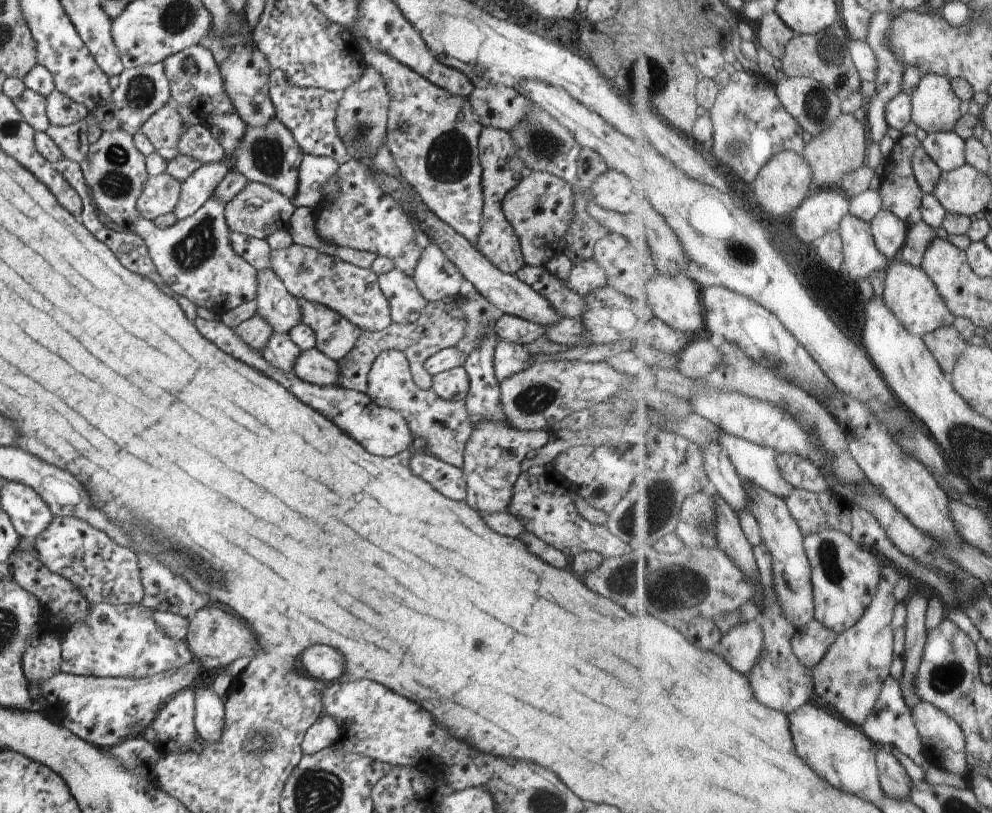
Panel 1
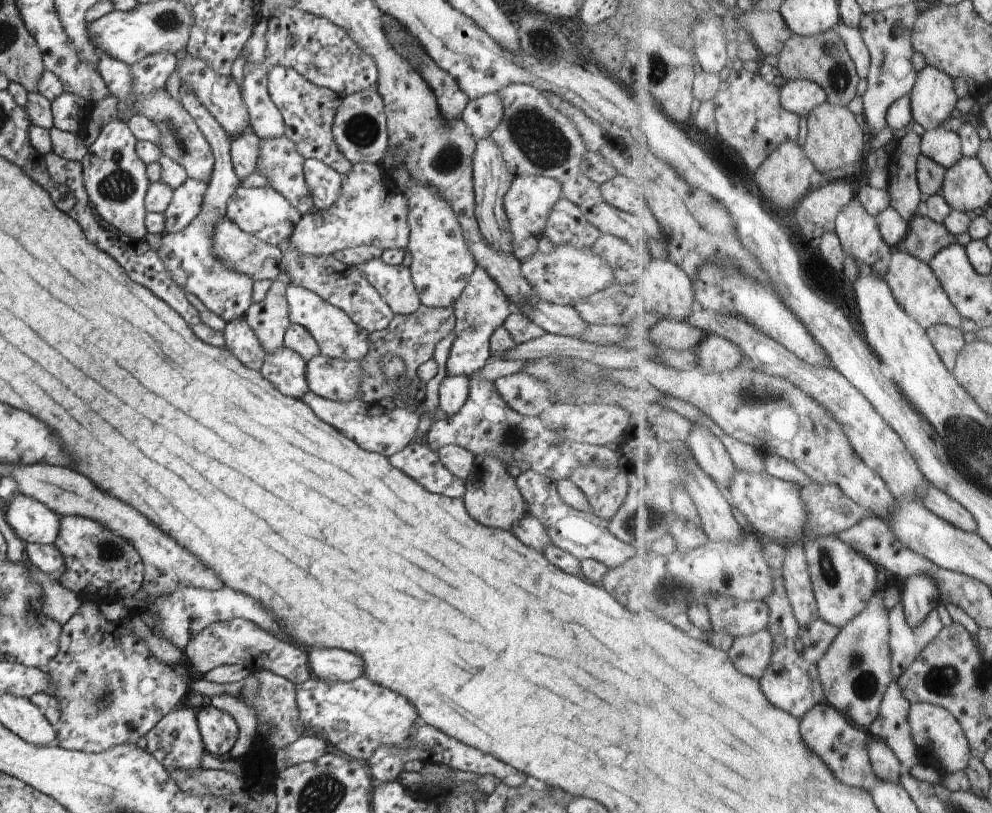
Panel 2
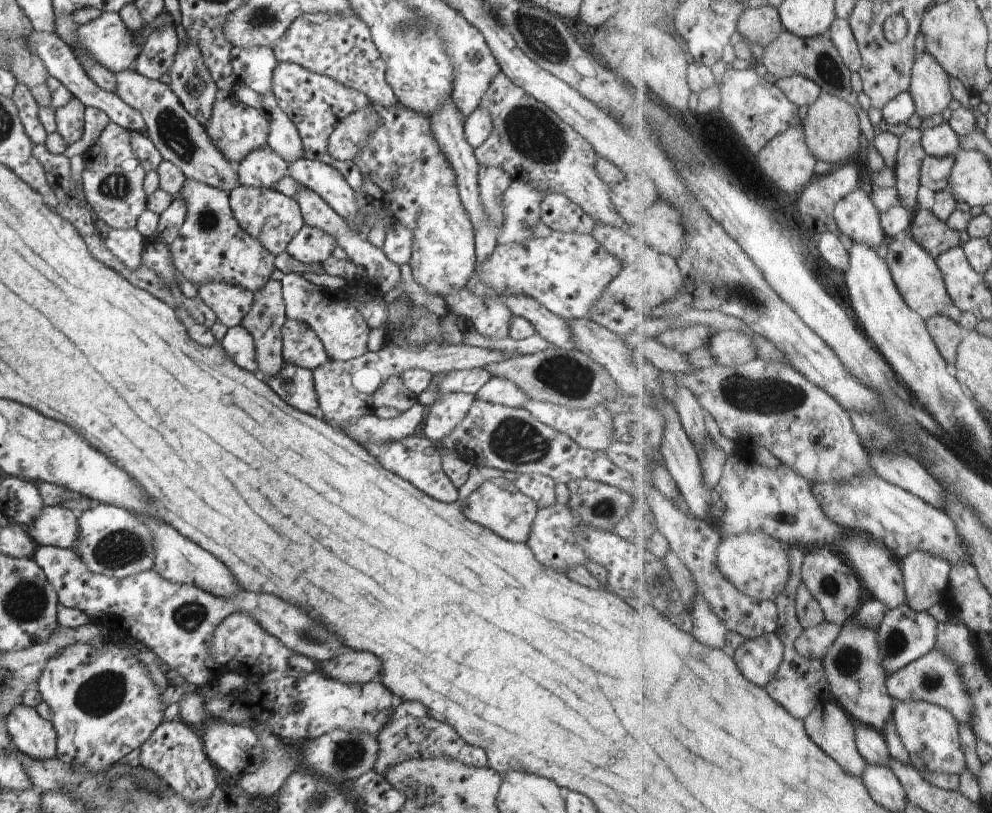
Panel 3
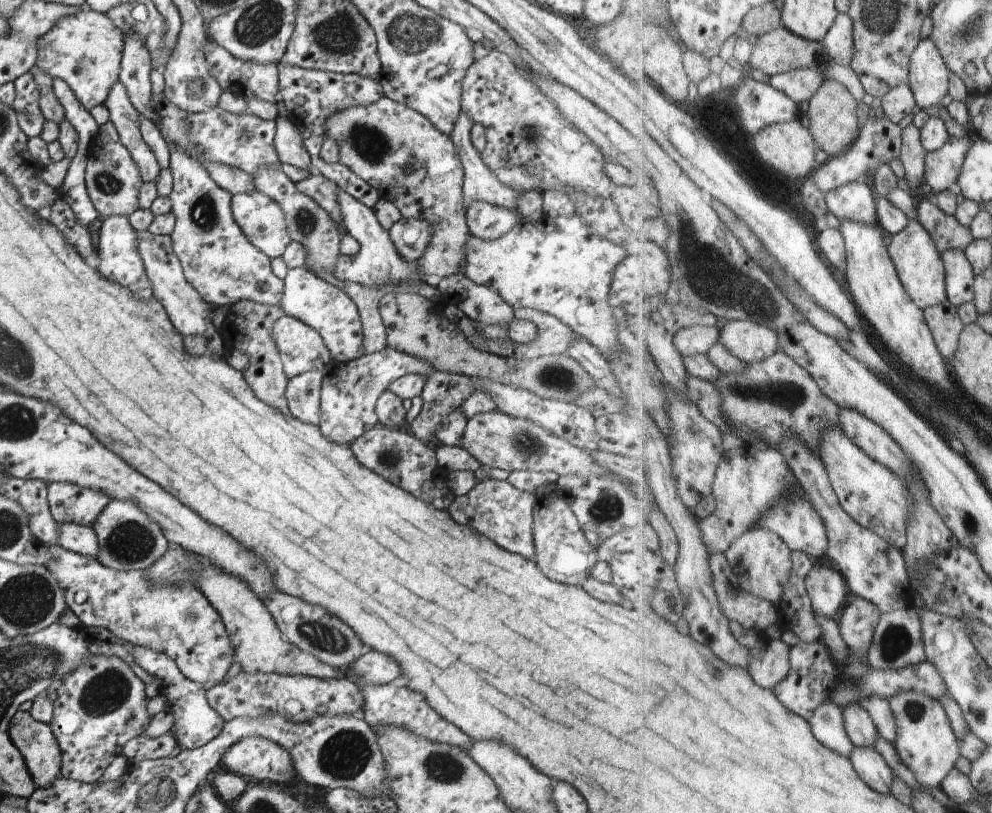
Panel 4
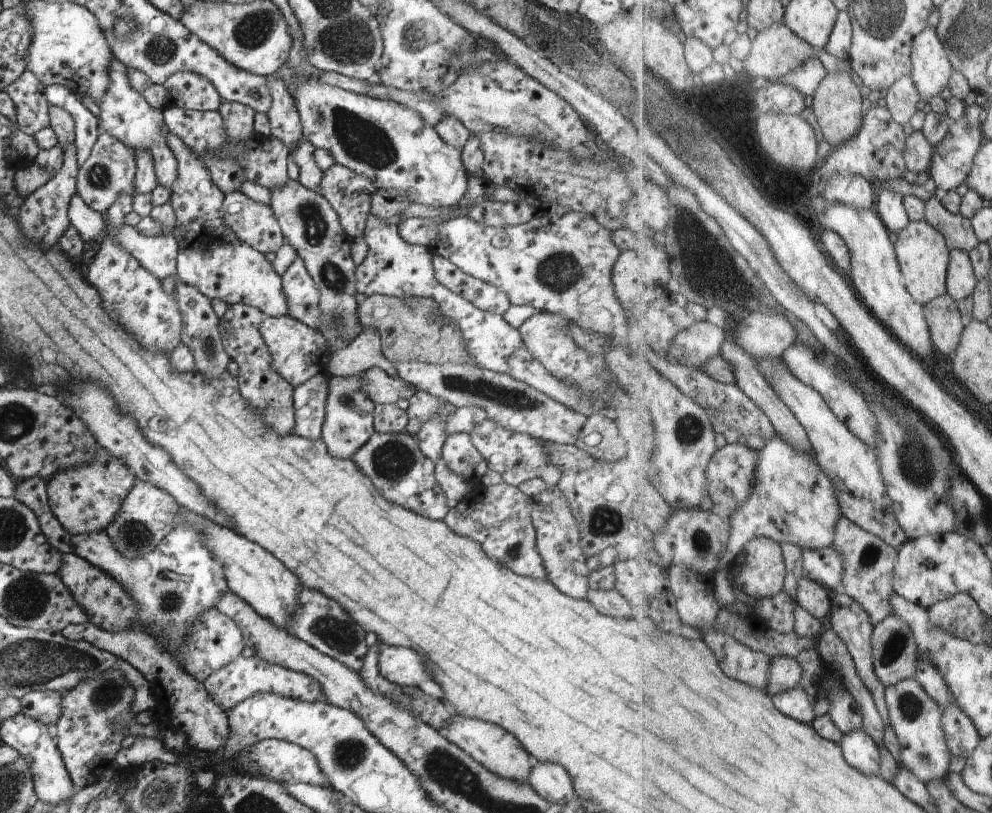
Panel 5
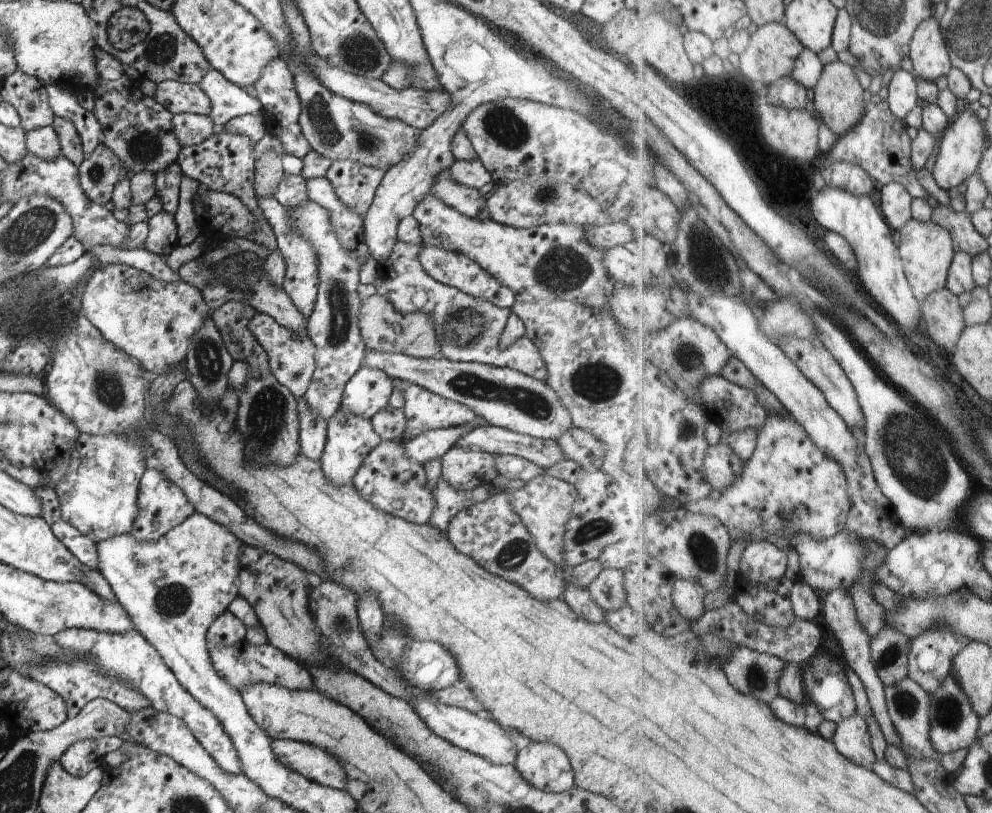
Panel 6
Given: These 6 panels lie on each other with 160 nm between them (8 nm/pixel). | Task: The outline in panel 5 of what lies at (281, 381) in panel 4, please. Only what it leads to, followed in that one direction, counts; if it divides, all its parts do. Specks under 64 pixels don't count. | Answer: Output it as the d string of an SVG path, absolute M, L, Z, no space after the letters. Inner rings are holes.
M244 303L229 305L228 310L219 319L221 339L232 361L237 362L239 371L239 389L241 395L263 416L277 435L287 435L295 427L295 410L293 405L293 386L279 376L271 361L268 346L260 334L260 323L265 314L253 306Z

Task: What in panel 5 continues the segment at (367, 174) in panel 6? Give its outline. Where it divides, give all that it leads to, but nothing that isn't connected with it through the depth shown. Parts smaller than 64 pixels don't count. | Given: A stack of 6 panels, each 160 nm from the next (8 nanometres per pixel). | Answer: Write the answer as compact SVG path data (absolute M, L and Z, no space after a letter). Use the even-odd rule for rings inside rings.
M338 163L323 171L317 190L338 215L348 237L363 235L371 212L371 198L377 191L366 177Z

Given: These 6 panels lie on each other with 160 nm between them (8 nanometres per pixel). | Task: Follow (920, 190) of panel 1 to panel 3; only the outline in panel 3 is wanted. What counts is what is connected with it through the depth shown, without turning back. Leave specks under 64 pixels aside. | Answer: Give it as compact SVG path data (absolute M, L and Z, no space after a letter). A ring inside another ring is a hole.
M909 128L900 138L896 171L899 178L896 188L901 192L902 205L914 212L920 210L918 194L922 188L924 163L929 152L923 143L924 128Z

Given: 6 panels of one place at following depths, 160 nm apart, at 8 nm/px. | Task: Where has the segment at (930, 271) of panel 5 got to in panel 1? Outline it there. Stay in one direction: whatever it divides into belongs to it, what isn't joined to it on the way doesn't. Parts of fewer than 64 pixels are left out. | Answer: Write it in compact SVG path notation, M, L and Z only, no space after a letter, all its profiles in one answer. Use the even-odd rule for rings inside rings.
M894 261L892 268L887 273L887 286L883 293L886 304L906 322L906 326L914 332L926 337L940 328L952 327L957 322L958 316L950 310L949 303L942 296L934 278L924 270L923 266L916 268L908 262Z

